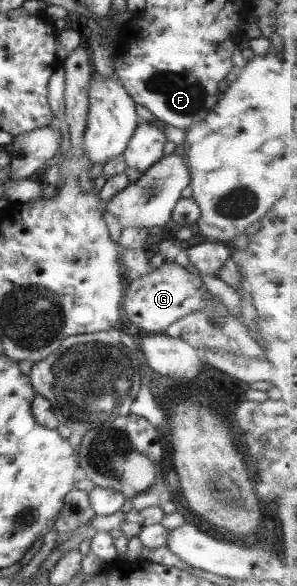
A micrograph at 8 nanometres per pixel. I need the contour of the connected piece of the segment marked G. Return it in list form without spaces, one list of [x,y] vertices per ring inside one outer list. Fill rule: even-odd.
[[[165,261],[150,274],[138,279],[133,279],[124,294],[124,302],[121,302],[121,314],[126,316],[126,322],[134,324],[136,328],[144,332],[164,333],[166,328],[179,318],[200,310],[209,304],[209,300],[215,296],[206,290],[201,280],[189,274],[178,264]]]

